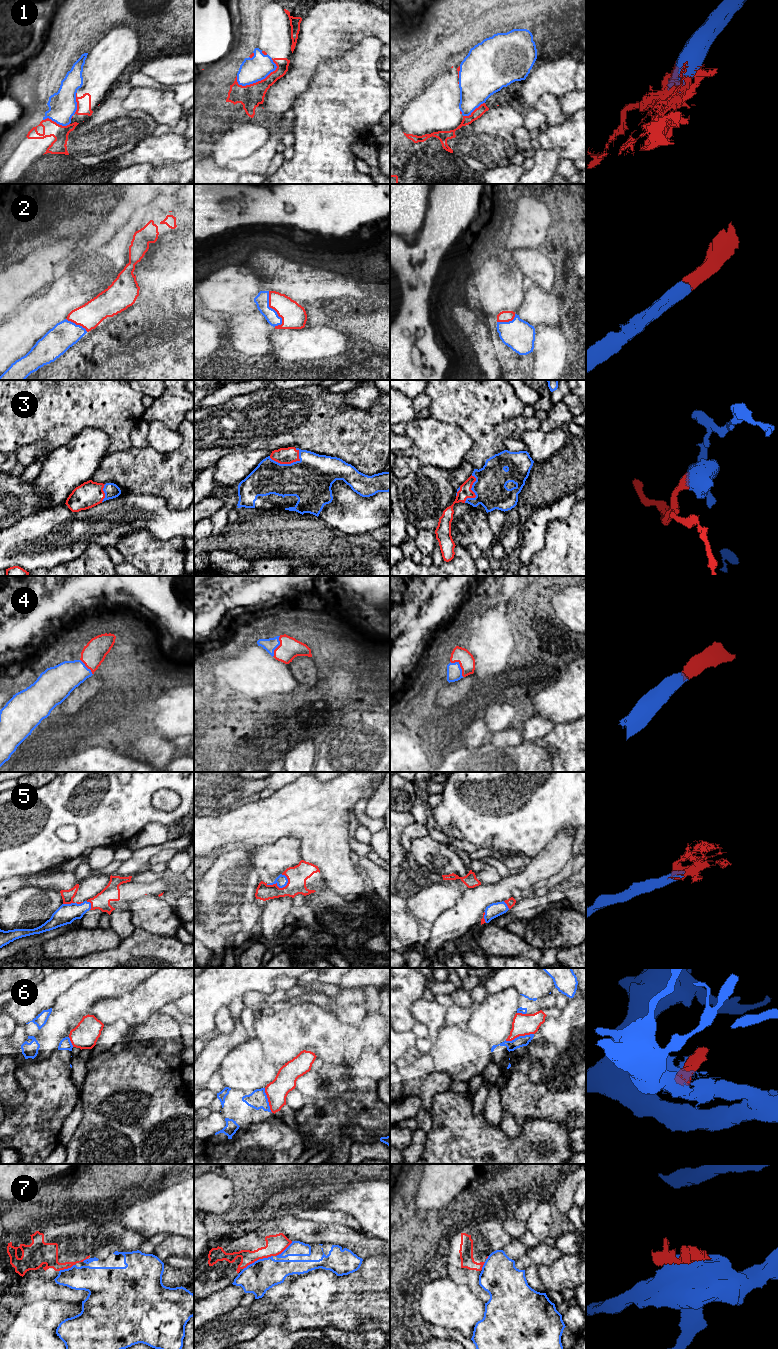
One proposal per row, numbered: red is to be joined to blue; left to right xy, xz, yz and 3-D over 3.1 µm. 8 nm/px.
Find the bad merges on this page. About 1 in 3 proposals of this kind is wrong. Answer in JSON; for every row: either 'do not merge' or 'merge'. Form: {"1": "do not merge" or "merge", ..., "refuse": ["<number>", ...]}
{"1": "merge", "2": "merge", "3": "merge", "4": "merge", "5": "merge", "6": "do not merge", "7": "do not merge", "refuse": ["6", "7"]}

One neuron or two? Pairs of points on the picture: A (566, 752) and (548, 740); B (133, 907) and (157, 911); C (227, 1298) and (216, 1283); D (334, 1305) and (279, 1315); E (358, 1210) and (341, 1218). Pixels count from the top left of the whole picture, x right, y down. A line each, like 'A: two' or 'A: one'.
A: one
B: one
C: two
D: two
E: two

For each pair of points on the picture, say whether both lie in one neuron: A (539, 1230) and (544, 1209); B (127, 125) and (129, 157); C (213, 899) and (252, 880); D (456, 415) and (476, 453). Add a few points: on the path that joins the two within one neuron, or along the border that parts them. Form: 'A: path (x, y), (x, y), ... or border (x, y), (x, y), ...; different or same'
A: path (539, 1225), (542, 1214); same
B: border (147, 136), (113, 160); different
C: path (223, 889), (232, 880), (242, 880); same
D: path (466, 423), (477, 434), (477, 443); same

